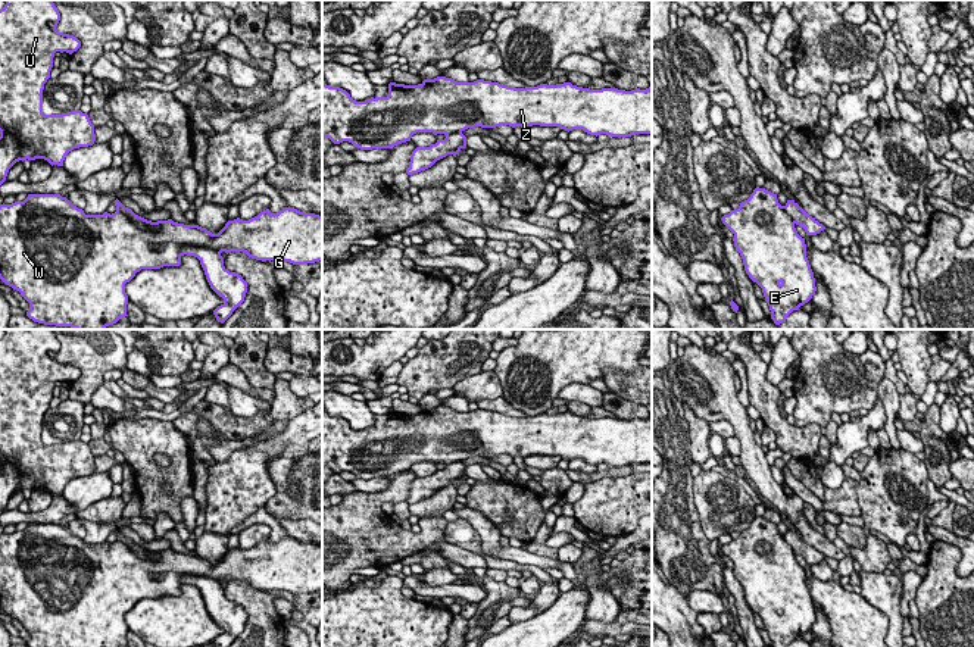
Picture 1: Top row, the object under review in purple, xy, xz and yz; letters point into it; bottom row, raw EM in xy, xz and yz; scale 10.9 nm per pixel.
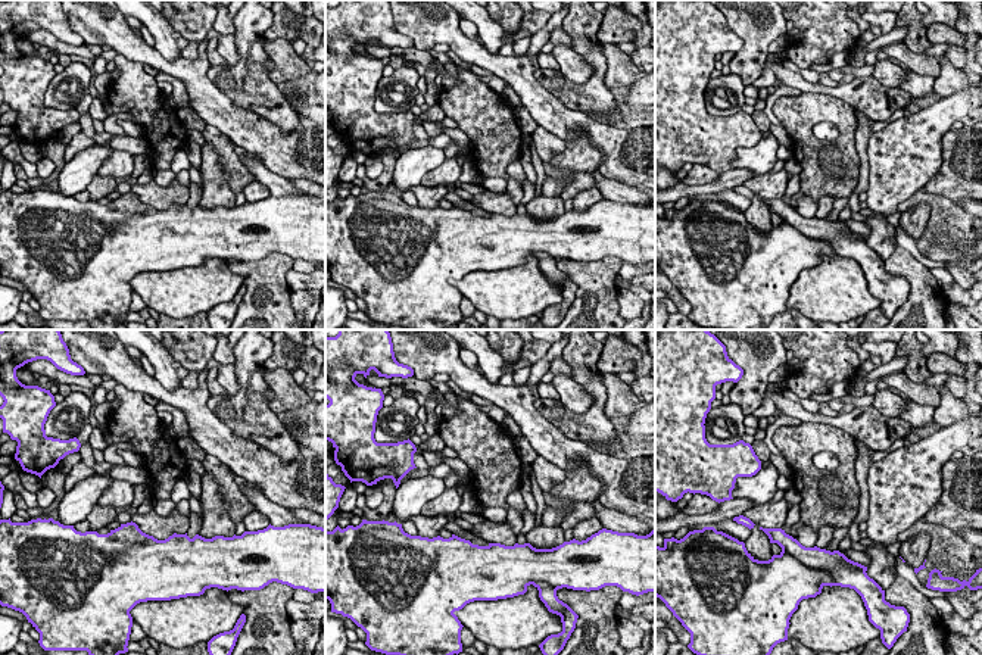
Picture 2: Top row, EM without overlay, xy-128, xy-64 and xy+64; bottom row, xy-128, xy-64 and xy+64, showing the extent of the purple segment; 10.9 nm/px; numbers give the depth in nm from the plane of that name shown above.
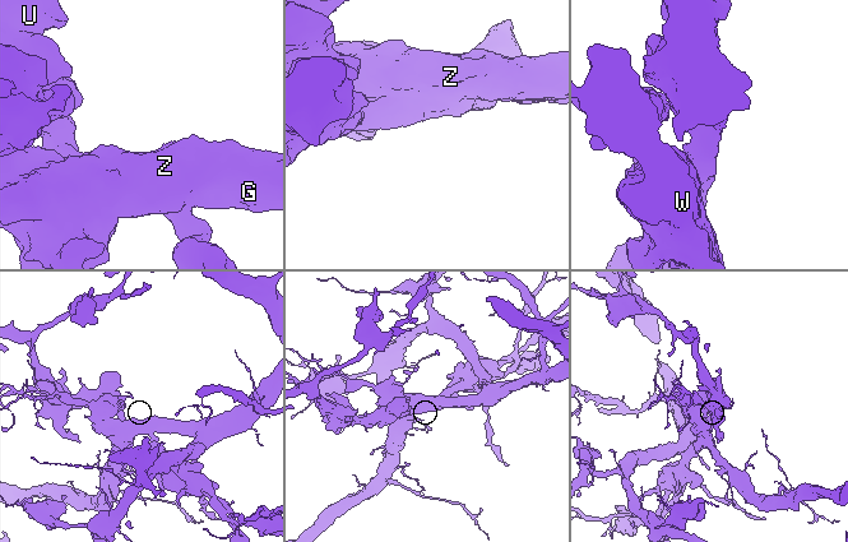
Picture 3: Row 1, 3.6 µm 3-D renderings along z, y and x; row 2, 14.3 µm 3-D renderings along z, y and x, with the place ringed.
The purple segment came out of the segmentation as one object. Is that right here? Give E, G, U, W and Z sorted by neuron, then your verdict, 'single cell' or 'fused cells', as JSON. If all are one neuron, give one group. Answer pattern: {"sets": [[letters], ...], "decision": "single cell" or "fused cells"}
{"sets": [["E", "G", "U", "W", "Z"]], "decision": "single cell"}

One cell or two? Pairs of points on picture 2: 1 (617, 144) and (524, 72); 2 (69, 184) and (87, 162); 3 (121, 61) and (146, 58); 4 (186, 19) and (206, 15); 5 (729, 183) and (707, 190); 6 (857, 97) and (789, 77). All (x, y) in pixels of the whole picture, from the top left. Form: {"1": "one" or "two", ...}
{"1": "one", "2": "one", "3": "two", "4": "one", "5": "one", "6": "one"}

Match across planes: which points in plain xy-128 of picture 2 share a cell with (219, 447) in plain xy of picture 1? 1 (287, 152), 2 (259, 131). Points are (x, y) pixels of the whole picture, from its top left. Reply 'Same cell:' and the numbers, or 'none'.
Same cell: 1, 2

